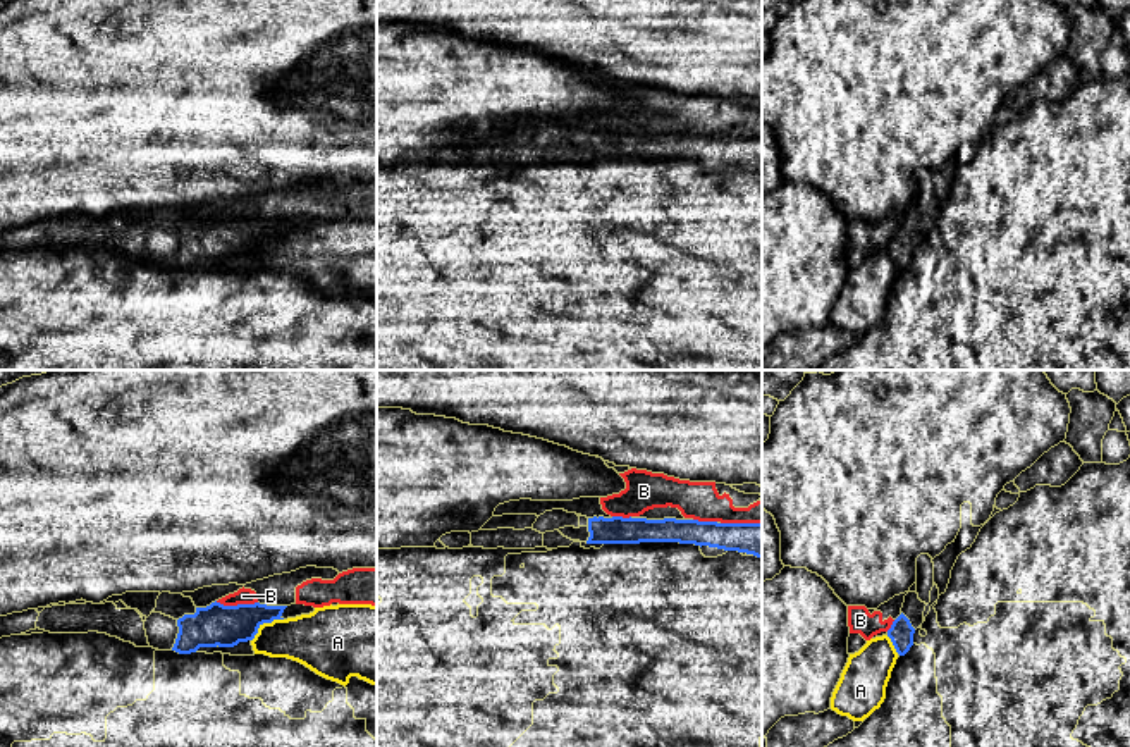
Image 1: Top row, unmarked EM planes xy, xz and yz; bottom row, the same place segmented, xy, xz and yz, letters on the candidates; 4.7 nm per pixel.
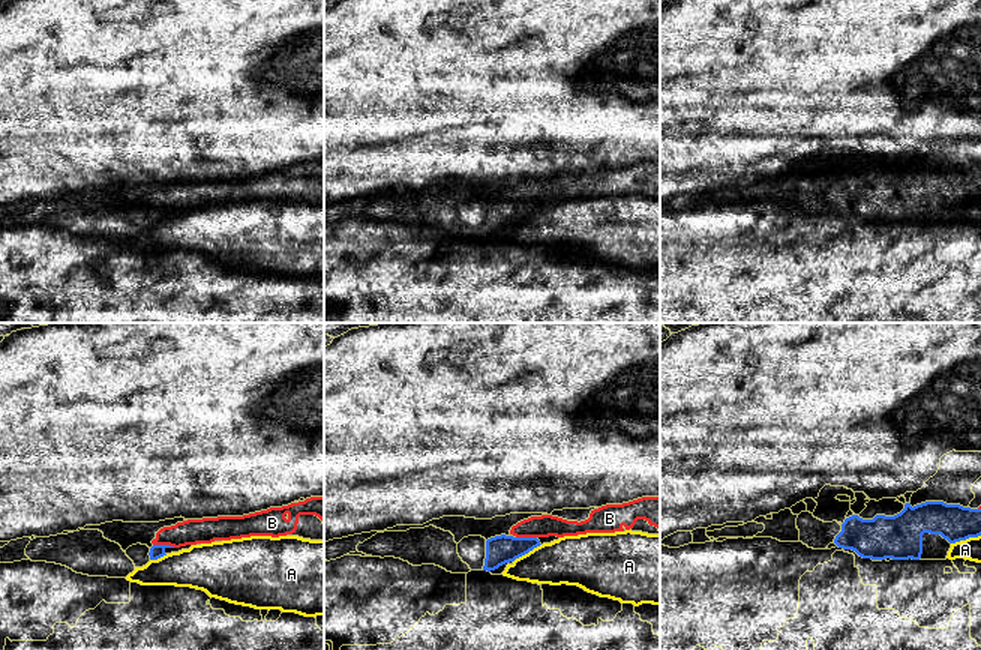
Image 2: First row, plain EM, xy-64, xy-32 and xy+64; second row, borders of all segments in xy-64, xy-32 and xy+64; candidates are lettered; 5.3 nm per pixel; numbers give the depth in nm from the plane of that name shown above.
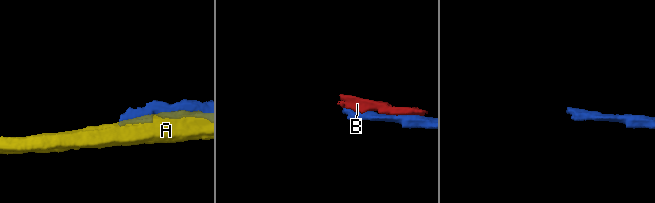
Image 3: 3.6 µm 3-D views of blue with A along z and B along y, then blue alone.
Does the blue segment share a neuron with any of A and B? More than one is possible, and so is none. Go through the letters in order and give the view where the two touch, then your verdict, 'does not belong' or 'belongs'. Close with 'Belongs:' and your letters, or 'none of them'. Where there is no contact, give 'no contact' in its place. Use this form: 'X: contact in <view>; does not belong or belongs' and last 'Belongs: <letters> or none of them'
A: contact in xy; does not belong
B: contact in xy; does not belong
Belongs: none of them

